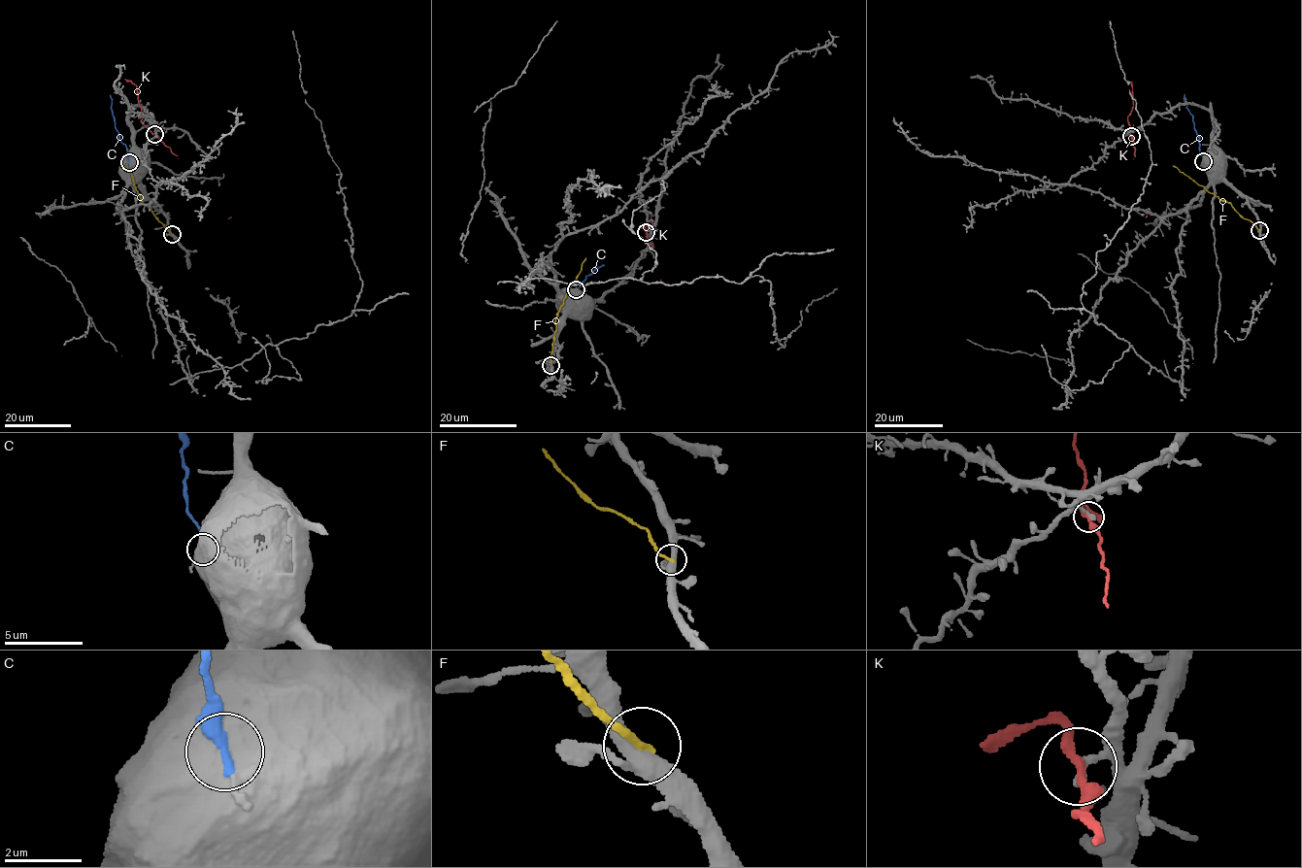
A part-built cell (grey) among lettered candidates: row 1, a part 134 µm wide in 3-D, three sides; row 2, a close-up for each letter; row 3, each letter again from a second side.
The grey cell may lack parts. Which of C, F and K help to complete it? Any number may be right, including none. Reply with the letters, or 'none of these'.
none of these

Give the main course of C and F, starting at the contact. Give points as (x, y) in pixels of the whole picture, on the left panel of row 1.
C: (128, 162), (126, 146), (116, 127), (110, 94)
F: (172, 233), (141, 202), (127, 163)

